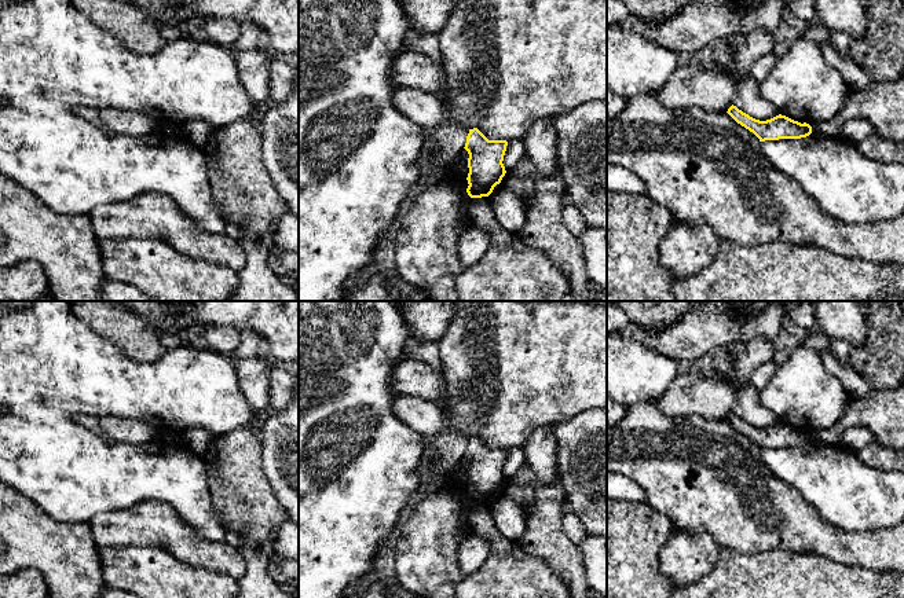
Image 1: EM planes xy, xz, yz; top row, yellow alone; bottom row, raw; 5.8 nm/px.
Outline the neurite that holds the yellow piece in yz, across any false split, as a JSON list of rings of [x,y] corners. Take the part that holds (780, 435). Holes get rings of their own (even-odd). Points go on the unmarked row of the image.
[[[731,414],[727,419],[738,432],[753,440],[760,450],[779,447],[801,447],[812,441],[812,434],[806,430],[801,432],[786,423],[776,423],[766,429],[760,429]]]

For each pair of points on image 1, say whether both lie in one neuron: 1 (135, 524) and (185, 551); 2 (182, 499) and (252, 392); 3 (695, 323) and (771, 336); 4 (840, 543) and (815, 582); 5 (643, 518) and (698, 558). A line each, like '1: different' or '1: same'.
1: same
2: different
3: same
4: different
5: different

